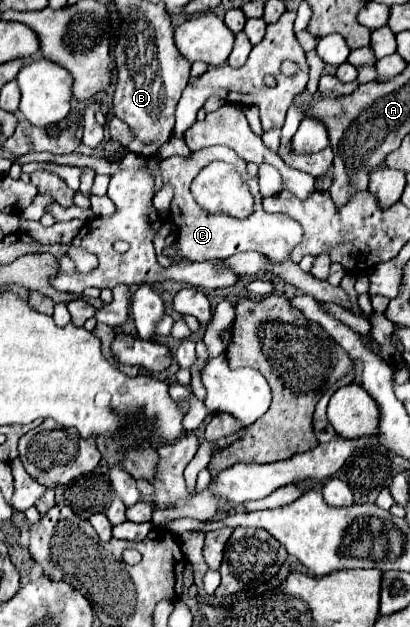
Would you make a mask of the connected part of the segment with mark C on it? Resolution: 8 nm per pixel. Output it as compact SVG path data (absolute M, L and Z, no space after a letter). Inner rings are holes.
M217 145L217 147L209 147L209 149L201 149L201 151L195 151L189 159L181 159L181 157L171 157L171 159L163 159L157 163L157 169L161 173L161 179L163 183L169 183L173 185L173 221L175 221L175 227L177 227L177 239L175 243L171 245L173 251L183 257L183 259L189 259L189 261L205 261L205 259L227 259L235 253L241 253L241 251L259 251L263 253L265 257L269 259L275 259L275 261L285 261L289 259L289 253L293 251L293 247L301 241L301 225L291 219L289 215L279 215L279 213L265 213L263 207L261 207L261 195L259 195L259 187L257 187L257 179L251 179L247 175L247 169L245 169L245 161L241 161L229 147L223 147L223 145ZM211 161L227 161L231 165L235 165L237 173L241 173L245 179L247 179L247 185L255 197L255 211L245 217L245 219L235 219L235 217L229 217L229 215L211 215L211 213L205 213L197 201L193 201L193 195L189 191L189 185L191 181L195 179L195 175L207 167Z

